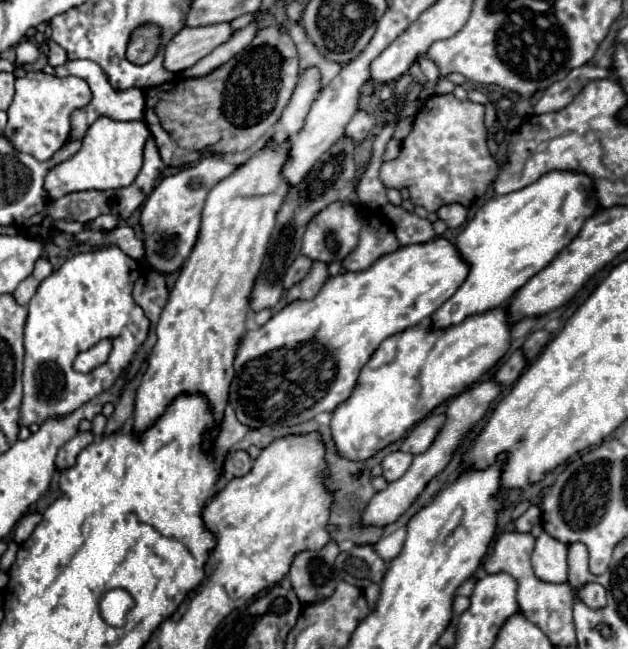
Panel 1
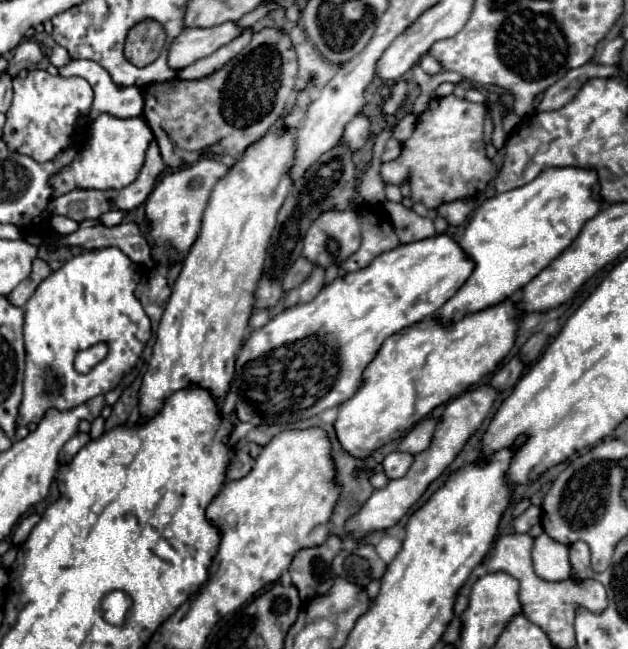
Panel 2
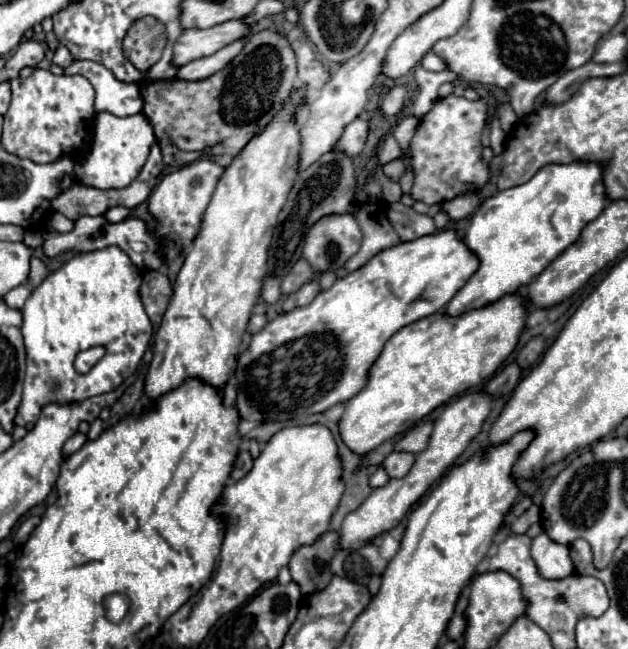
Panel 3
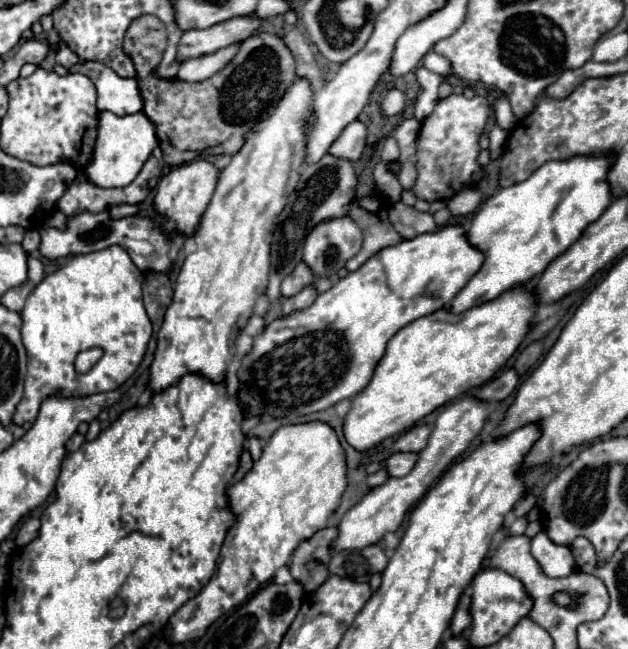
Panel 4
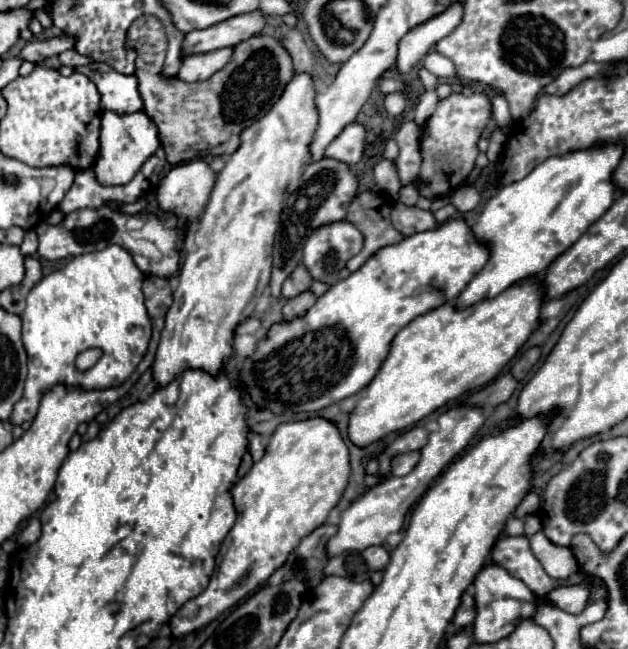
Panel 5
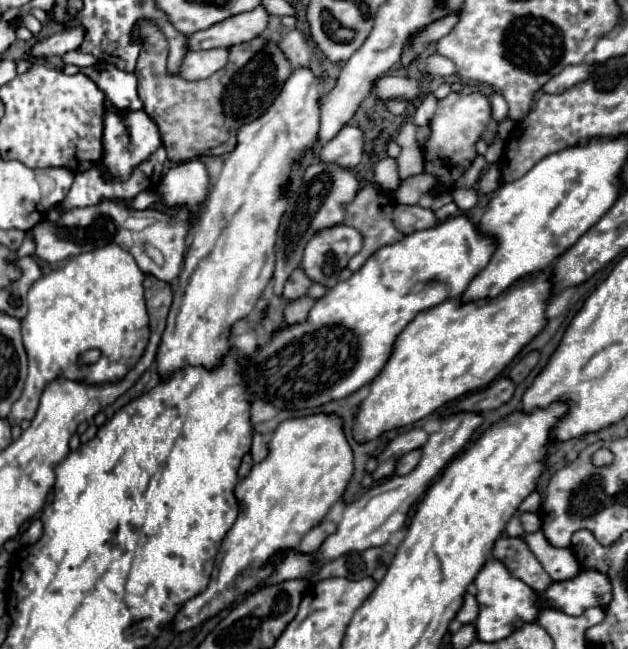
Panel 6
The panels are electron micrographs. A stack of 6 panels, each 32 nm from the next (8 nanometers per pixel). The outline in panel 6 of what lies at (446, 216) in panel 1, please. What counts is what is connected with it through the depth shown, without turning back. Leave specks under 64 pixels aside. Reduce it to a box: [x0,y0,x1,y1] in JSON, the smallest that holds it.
[452,188,478,212]

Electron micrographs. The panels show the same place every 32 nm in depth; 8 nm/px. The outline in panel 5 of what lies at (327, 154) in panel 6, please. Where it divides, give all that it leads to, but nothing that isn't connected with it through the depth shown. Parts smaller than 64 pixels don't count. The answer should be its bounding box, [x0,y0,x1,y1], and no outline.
[326,122,366,164]

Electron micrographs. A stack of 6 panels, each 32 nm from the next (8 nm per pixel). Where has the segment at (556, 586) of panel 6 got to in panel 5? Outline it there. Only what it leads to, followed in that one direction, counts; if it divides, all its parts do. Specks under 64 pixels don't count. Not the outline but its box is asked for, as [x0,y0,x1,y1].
[550,584,590,612]

